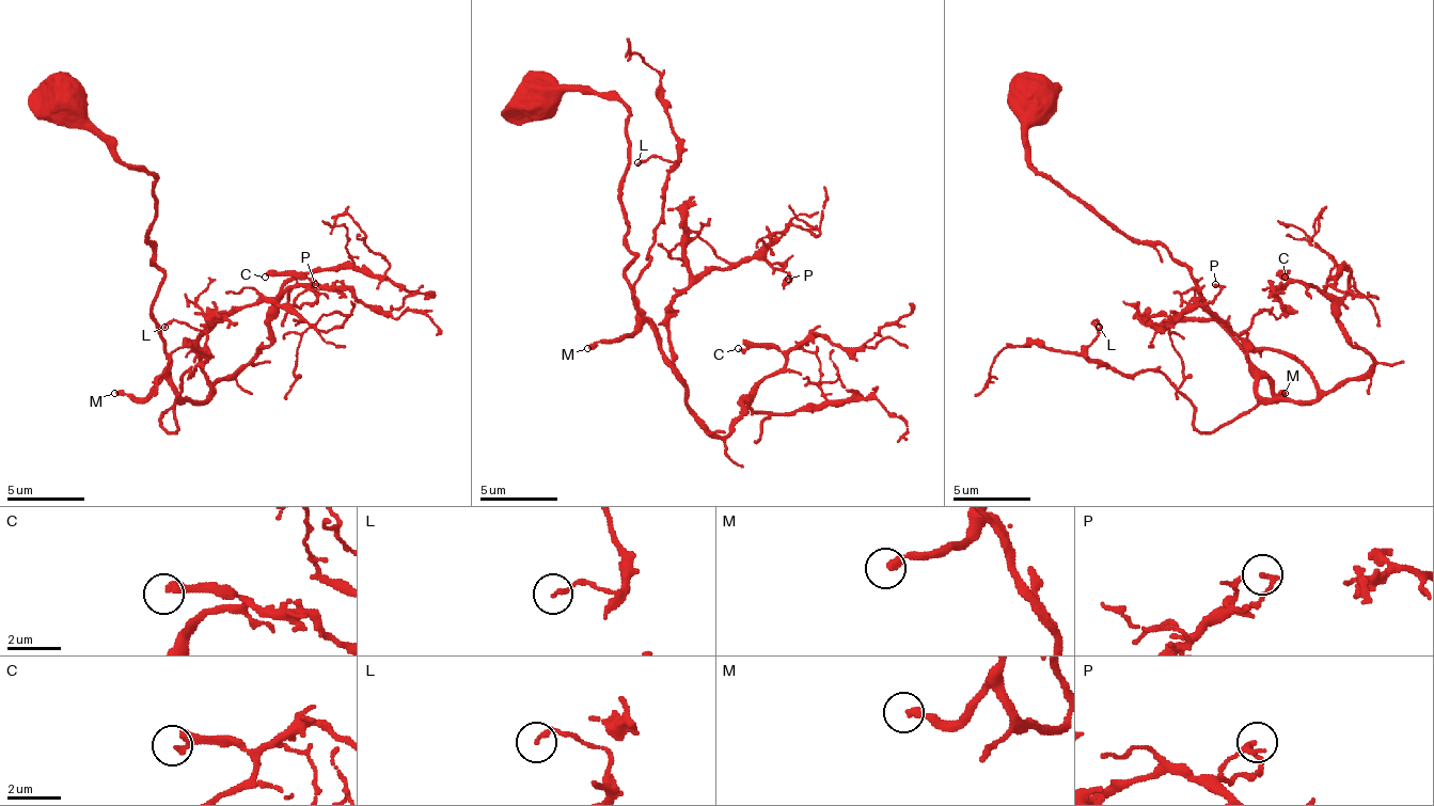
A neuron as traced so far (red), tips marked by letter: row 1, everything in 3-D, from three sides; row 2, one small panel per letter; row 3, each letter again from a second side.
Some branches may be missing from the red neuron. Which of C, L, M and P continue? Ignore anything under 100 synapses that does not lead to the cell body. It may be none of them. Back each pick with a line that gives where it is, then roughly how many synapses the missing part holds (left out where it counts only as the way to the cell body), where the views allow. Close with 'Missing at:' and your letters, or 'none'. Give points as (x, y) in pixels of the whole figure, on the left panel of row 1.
M: place (114, 393); 130 synapses
Missing at: M

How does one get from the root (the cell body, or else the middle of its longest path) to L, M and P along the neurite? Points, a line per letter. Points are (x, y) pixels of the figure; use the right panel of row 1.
L: (1029, 103), (1026, 157), (1188, 269), (1258, 400), (1199, 431), (1161, 374), (1115, 374), (1087, 354), (1099, 327)
M: (1029, 103), (1026, 157), (1127, 234), (1165, 246), (1188, 269), (1211, 319), (1270, 389), (1285, 393)
P: (1029, 103), (1026, 157), (1188, 269), (1261, 396), (1311, 400), (1292, 358), (1250, 350), (1196, 303), (1215, 284)

